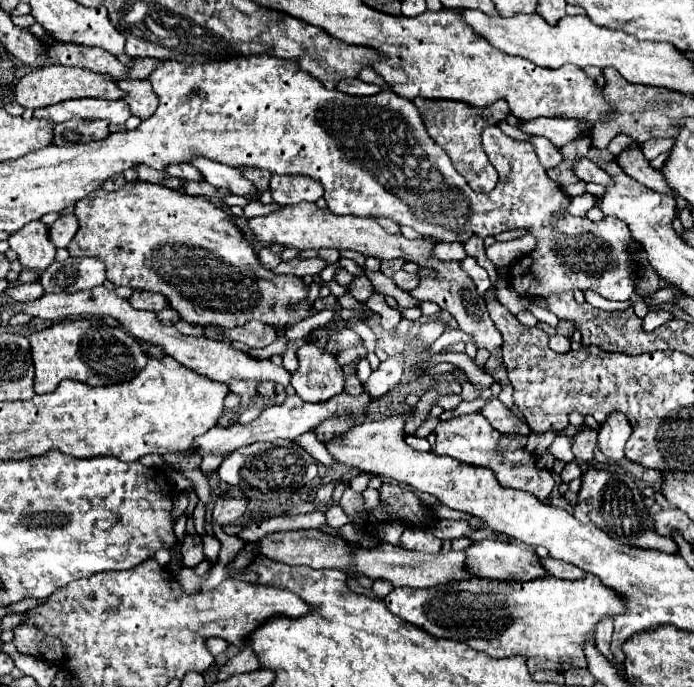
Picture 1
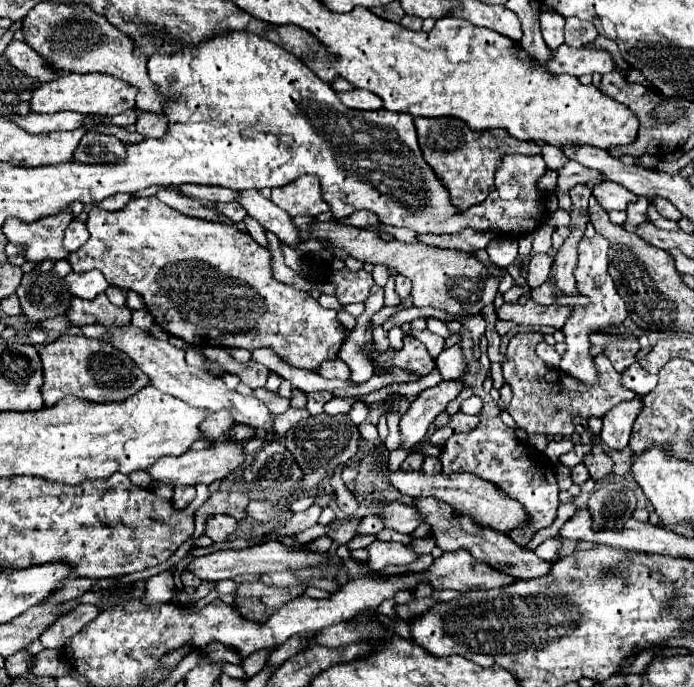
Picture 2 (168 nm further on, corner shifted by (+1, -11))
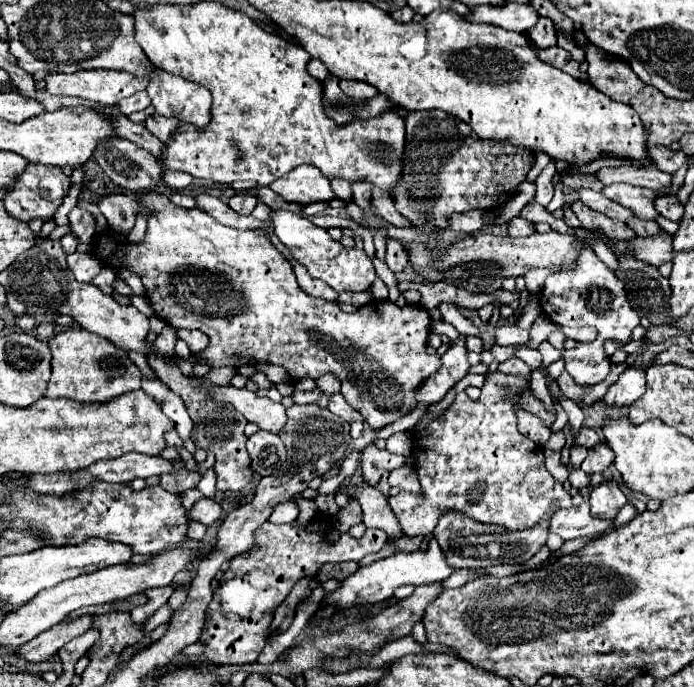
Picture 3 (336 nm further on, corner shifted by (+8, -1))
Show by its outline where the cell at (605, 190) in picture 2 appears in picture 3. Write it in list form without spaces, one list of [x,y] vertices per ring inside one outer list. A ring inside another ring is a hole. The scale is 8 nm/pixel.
[[[615,183],[615,185],[605,187],[601,193],[605,197],[609,197],[611,201],[631,209],[633,215],[639,219],[653,219],[655,221],[659,217],[659,213],[653,207],[657,193],[651,189],[643,189],[643,187],[635,187],[635,185],[627,185],[627,183]]]

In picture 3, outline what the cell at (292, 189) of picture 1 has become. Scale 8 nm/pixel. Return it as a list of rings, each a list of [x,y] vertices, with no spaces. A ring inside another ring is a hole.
[[[301,165],[299,169],[293,169],[291,173],[287,173],[287,177],[273,181],[269,187],[283,199],[301,205],[331,201],[335,197],[329,179],[311,165]]]

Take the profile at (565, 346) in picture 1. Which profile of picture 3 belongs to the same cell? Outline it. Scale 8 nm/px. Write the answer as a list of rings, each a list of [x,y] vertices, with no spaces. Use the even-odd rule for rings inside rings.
[[[501,325],[495,333],[497,345],[525,345],[529,341],[529,331],[517,329],[515,325]]]

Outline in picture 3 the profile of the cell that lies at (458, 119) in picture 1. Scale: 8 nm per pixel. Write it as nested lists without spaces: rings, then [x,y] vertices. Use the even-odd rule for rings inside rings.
[[[413,111],[405,121],[407,137],[403,149],[403,171],[391,189],[395,209],[425,235],[449,229],[451,215],[467,211],[497,211],[525,181],[533,155],[515,145],[481,141],[475,131],[445,111]]]

